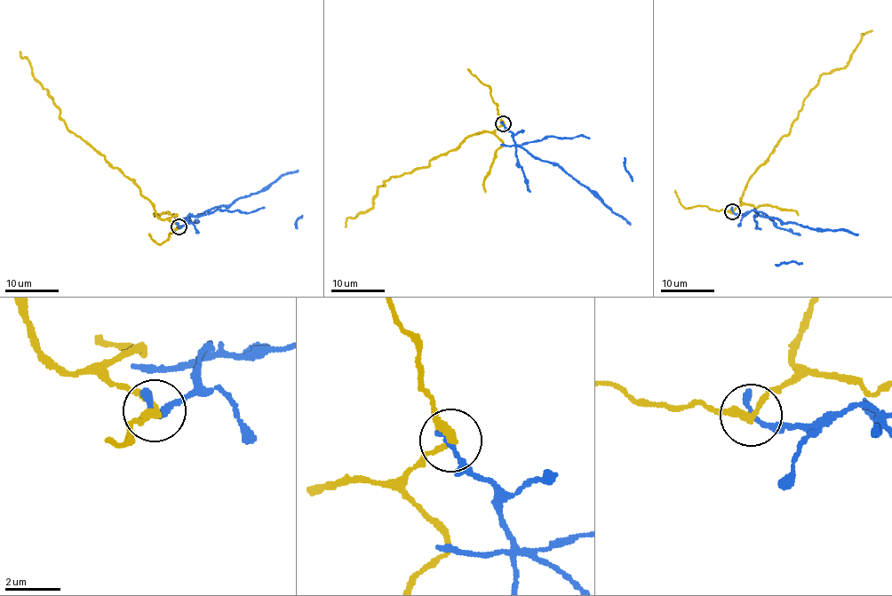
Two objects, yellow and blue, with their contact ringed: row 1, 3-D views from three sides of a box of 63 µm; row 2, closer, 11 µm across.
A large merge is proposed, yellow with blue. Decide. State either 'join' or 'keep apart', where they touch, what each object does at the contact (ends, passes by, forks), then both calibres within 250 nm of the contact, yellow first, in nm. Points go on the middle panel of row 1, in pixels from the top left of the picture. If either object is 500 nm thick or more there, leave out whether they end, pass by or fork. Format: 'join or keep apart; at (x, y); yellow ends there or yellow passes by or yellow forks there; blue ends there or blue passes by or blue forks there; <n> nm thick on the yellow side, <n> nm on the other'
keep apart; at (503, 123); yellow passes by; blue ends there; 280 nm thick on the yellow side, 280 nm on the other

